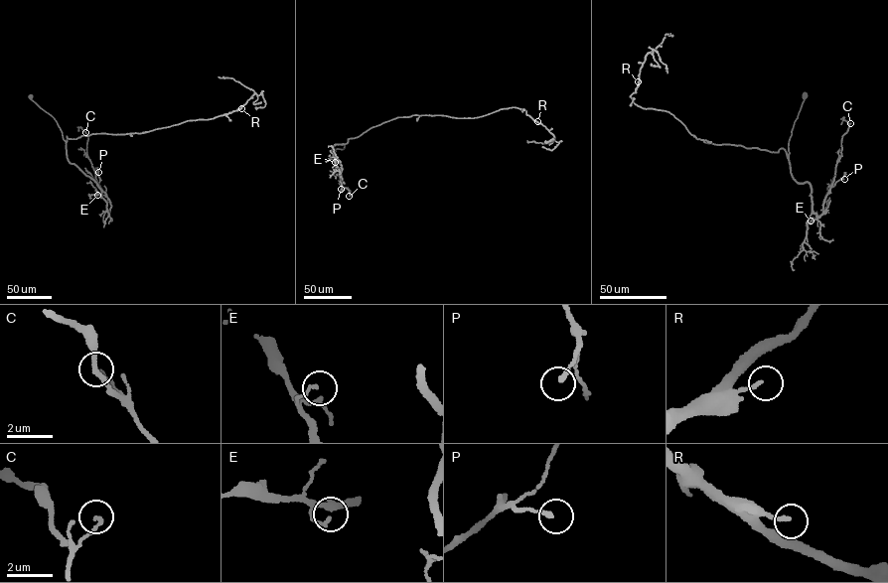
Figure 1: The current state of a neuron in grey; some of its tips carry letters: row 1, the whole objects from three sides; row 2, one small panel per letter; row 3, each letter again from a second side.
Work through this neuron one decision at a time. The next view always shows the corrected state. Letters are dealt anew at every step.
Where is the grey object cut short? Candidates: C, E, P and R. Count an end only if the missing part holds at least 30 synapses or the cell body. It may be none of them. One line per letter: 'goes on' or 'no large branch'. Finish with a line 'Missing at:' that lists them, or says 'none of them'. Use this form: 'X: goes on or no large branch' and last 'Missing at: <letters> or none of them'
C: no large branch
E: no large branch
P: no large branch
R: no large branch
Missing at: none of them

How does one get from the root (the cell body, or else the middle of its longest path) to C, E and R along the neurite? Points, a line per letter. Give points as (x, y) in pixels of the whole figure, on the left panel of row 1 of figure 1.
C: (30, 96), (56, 121), (66, 142), (69, 162), (92, 179), (106, 195), (87, 156), (85, 132)
E: (30, 96), (56, 121), (66, 142), (69, 162), (106, 195), (97, 195)
R: (30, 96), (54, 118), (66, 143), (67, 136), (74, 139), (97, 133), (142, 133), (241, 108)

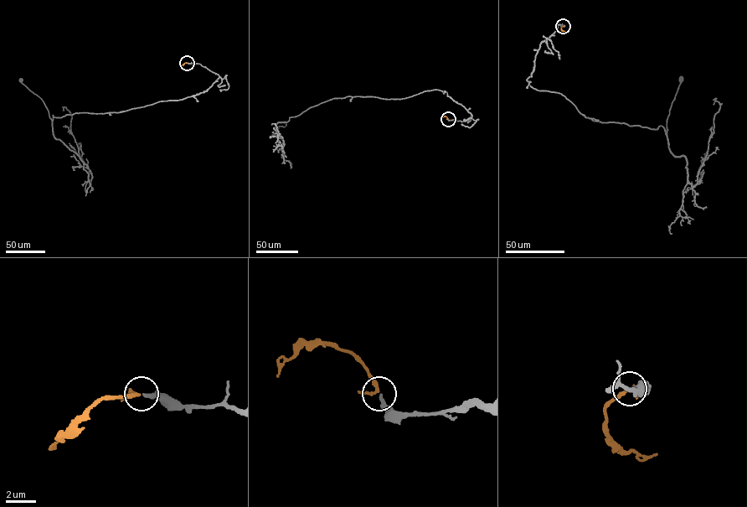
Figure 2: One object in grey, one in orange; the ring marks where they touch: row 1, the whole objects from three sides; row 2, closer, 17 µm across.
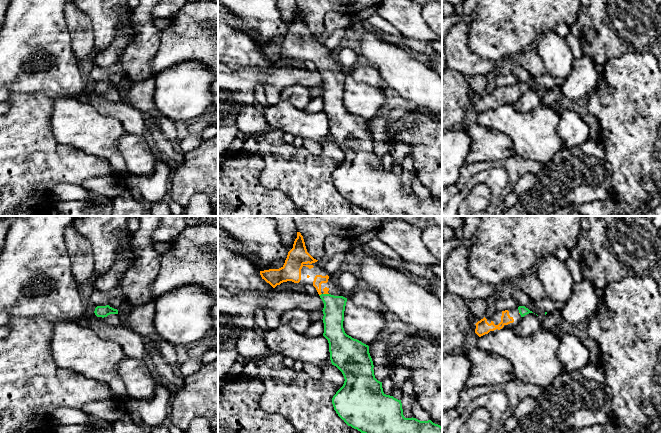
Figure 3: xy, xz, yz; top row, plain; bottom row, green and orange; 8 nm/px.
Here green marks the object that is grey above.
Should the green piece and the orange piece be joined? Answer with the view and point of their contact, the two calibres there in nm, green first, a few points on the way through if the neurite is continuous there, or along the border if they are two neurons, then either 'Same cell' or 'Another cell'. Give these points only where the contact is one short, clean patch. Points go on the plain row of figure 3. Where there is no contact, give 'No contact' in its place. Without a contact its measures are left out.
Touches green at xz (321, 70). Thickness 180 nm (green) against 80 nm. Path across: xz (334, 82), (321, 70), (318, 65), (319, 55). Same cell

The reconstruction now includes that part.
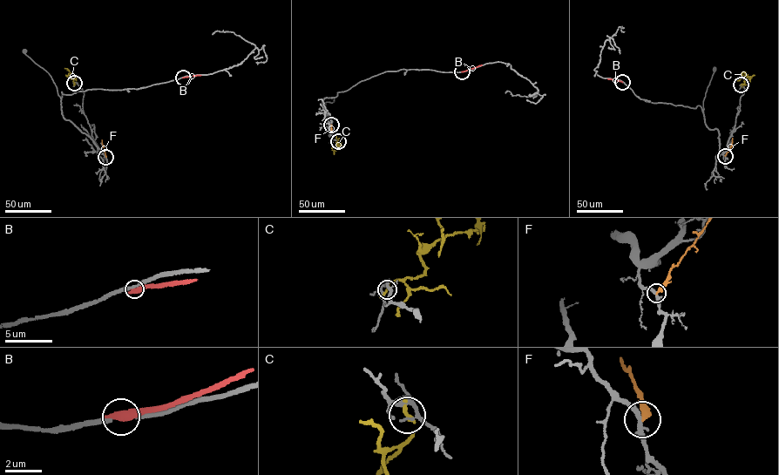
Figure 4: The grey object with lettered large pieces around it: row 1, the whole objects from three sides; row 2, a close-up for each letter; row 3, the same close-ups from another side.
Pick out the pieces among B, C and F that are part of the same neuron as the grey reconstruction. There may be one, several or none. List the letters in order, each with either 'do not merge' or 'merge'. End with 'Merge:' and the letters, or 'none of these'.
B: do not merge
C: do not merge
F: do not merge
Merge: none of these

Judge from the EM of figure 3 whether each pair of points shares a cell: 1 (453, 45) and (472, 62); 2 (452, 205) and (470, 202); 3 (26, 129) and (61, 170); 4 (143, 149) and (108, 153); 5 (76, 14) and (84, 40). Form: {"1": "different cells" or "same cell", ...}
{"1": "same cell", "2": "different cells", "3": "same cell", "4": "different cells", "5": "same cell"}

